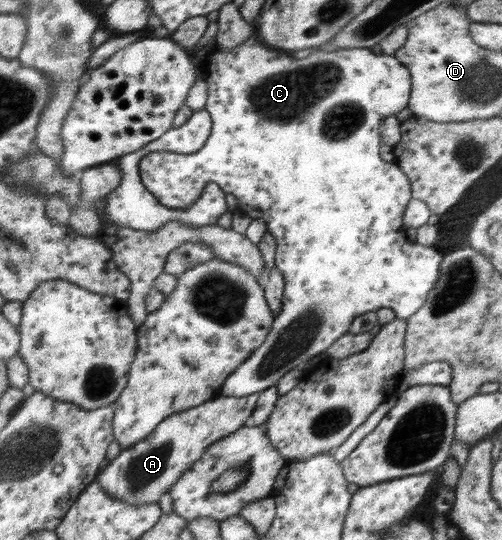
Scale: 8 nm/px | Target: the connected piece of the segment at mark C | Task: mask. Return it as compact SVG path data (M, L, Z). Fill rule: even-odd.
M257 33L237 45L237 48L223 52L218 47L203 62L206 69L205 83L207 101L205 109L210 114L212 131L204 147L196 153L181 154L168 150L153 151L144 155L139 163L140 179L144 187L158 198L162 206L168 208L188 208L192 206L208 183L217 183L225 194L232 194L238 201L238 211L253 220L261 219L265 222L267 232L276 239L274 255L274 268L279 269L284 277L283 306L275 315L270 333L266 340L251 353L242 365L239 365L222 384L221 394L228 397L244 397L258 395L261 391L276 386L278 380L300 363L311 363L315 357L325 357L328 347L338 341L350 327L355 317L364 312L377 309L390 308L395 311L396 317L407 320L425 304L428 294L436 285L439 278L439 267L442 254L433 246L413 245L406 237L403 227L403 215L410 203L410 180L402 173L395 160L386 162L380 158L378 149L381 147L380 123L387 117L396 115L408 107L412 93L412 76L410 70L395 55L374 54L370 48L337 49L334 53L312 53L308 59L292 59L282 51L269 47L260 41Z

